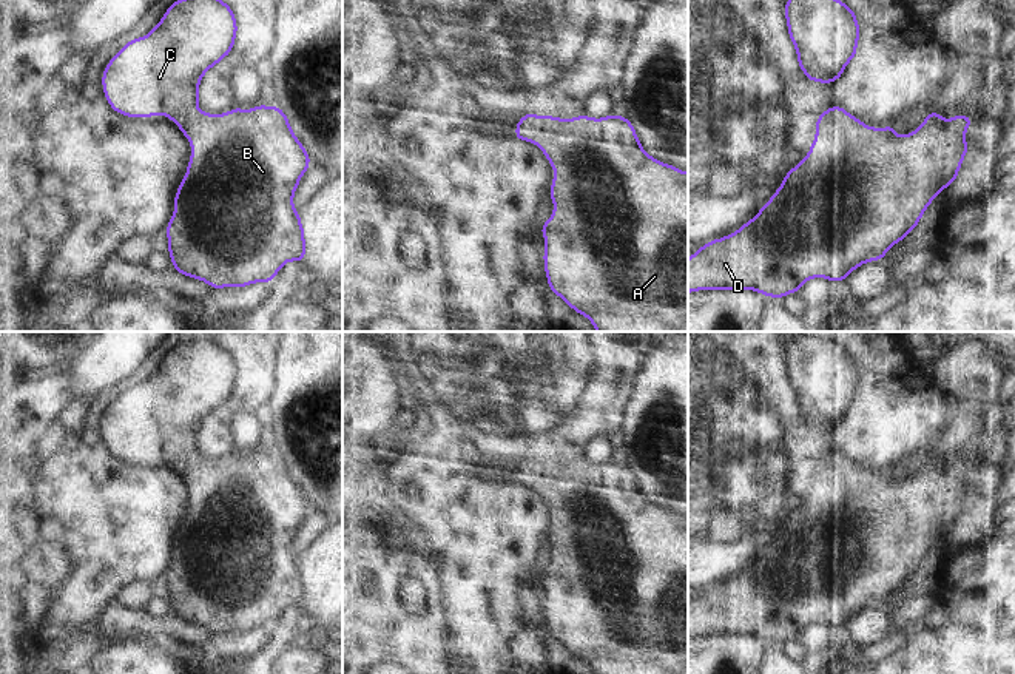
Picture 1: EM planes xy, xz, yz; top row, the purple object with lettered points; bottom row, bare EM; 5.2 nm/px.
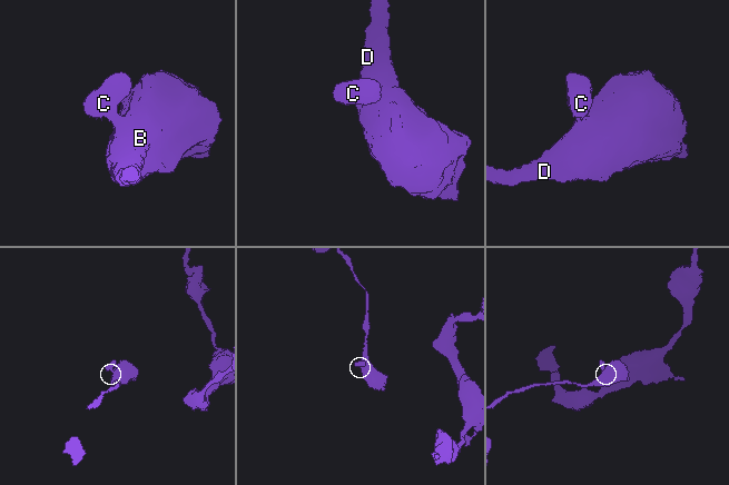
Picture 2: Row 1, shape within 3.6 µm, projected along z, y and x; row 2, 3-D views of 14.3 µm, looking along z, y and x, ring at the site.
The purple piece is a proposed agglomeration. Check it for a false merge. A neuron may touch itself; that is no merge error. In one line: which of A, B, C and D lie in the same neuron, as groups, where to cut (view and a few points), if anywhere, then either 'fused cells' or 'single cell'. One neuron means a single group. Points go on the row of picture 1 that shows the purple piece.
A B C D | no cut | single cell

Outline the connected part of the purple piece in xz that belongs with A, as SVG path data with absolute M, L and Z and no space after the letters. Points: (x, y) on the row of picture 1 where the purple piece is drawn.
M528 111L524 117L518 119L515 139L535 143L555 171L549 190L549 197L555 205L554 213L540 230L546 242L543 261L549 288L572 310L586 316L597 332L688 332L688 173L646 154L634 125L625 116L617 114L603 119L585 114L560 119Z

